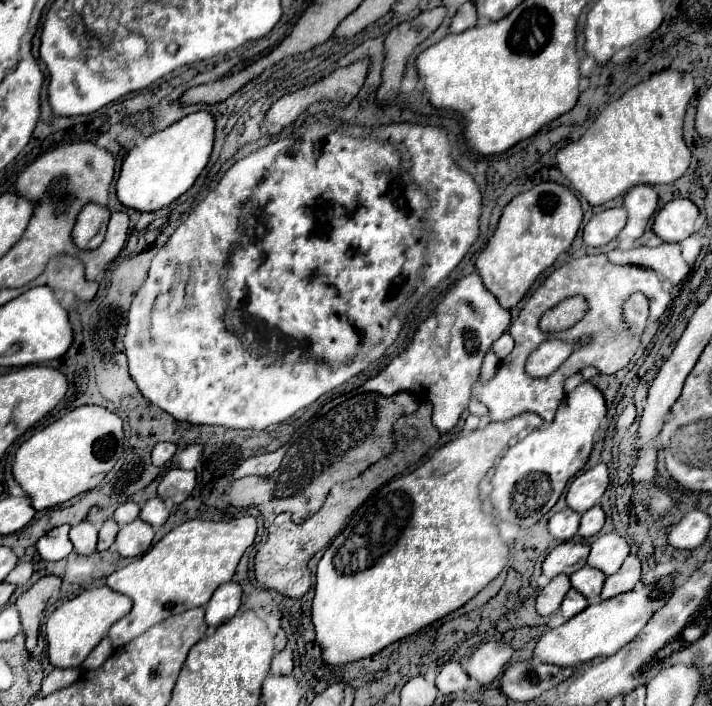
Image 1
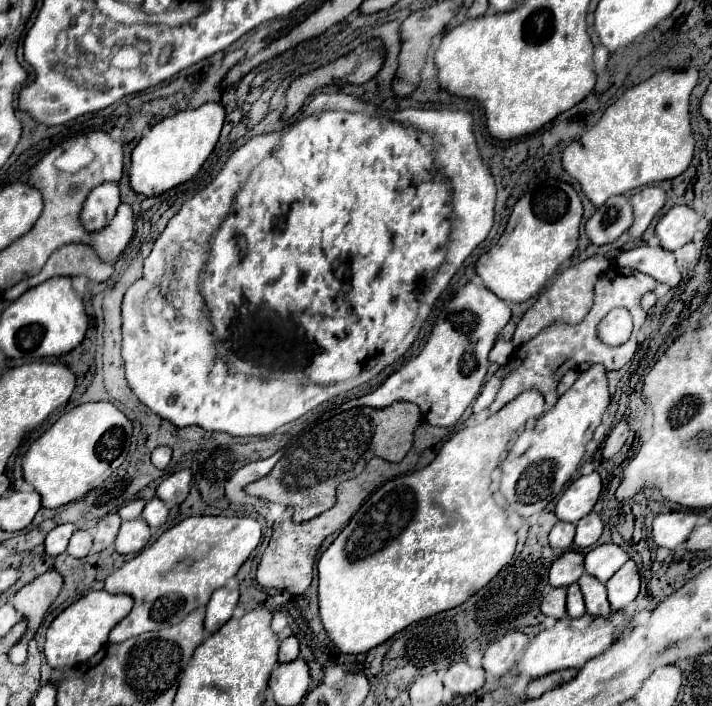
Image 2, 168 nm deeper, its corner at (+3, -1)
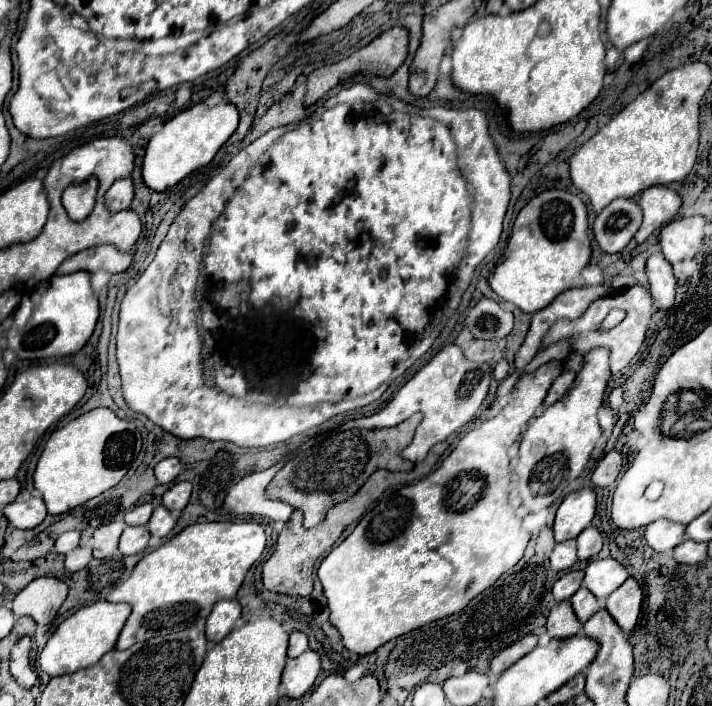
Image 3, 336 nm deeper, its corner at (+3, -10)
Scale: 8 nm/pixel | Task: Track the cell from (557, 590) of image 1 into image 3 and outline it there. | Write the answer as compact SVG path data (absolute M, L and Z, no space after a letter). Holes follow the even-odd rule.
M568 600L552 606L552 610L548 614L546 630L552 638L568 638L568 636L574 636L582 630L582 624L578 622Z

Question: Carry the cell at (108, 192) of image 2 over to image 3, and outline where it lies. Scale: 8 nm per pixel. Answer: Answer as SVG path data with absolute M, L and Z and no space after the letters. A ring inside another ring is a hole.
M130 178L116 180L108 190L106 206L108 206L108 210L126 210L130 206L130 202L132 202L132 196L134 196L132 180Z

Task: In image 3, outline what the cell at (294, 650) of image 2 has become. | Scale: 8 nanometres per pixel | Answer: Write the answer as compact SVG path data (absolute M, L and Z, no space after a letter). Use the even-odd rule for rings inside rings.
M292 632L288 640L288 658L296 658L308 650L308 638L304 632Z

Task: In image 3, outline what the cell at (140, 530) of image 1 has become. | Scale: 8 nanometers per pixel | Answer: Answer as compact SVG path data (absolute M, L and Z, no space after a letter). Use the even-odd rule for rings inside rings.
M126 526L126 530L120 536L120 546L118 550L124 556L132 556L138 552L144 552L150 540L150 532L148 526Z

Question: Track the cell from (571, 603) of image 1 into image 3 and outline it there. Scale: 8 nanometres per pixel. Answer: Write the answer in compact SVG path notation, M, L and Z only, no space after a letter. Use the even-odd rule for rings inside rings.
M580 588L572 598L572 608L574 608L574 614L576 618L580 618L580 624L584 624L596 610L598 610L598 600L592 592L588 592L586 588Z

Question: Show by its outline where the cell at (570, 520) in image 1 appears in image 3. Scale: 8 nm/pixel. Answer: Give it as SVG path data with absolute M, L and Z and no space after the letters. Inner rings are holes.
M566 540L554 546L552 554L550 554L550 564L556 572L560 570L568 570L572 568L572 564L576 562L576 540Z

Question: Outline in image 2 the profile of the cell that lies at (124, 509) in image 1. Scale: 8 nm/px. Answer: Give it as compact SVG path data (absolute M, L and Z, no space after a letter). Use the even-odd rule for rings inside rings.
M134 499L134 501L126 503L124 507L120 507L118 515L120 515L124 521L126 521L126 519L138 519L138 517L142 515L144 505L146 505L146 501L144 501L144 499Z

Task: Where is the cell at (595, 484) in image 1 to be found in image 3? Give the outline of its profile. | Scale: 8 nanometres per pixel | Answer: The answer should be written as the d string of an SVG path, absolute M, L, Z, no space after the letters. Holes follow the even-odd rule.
M592 488L570 492L556 512L554 520L556 542L576 538L592 522L594 512L596 512L596 492Z

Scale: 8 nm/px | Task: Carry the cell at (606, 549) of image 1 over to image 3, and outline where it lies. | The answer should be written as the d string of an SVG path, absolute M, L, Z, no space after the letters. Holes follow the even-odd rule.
M602 558L602 560L594 560L588 564L582 584L598 600L606 600L628 576L630 576L628 570L618 560Z

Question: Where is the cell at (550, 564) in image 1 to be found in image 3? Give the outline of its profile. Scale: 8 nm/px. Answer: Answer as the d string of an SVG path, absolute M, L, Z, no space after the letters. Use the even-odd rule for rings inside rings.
M570 570L566 572L560 580L556 580L556 584L552 586L552 594L554 594L554 600L556 602L562 602L562 600L568 600L582 584L582 578L584 578L584 572L582 570Z

